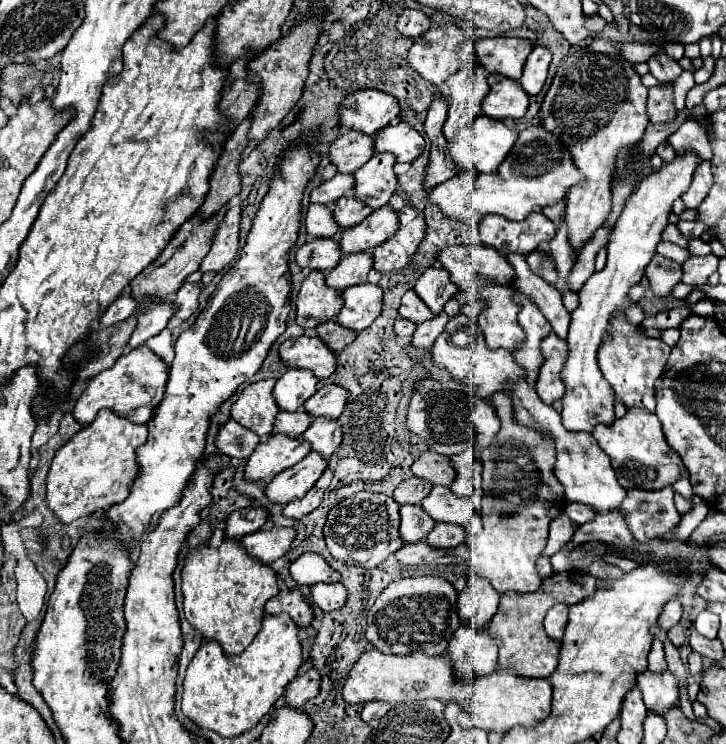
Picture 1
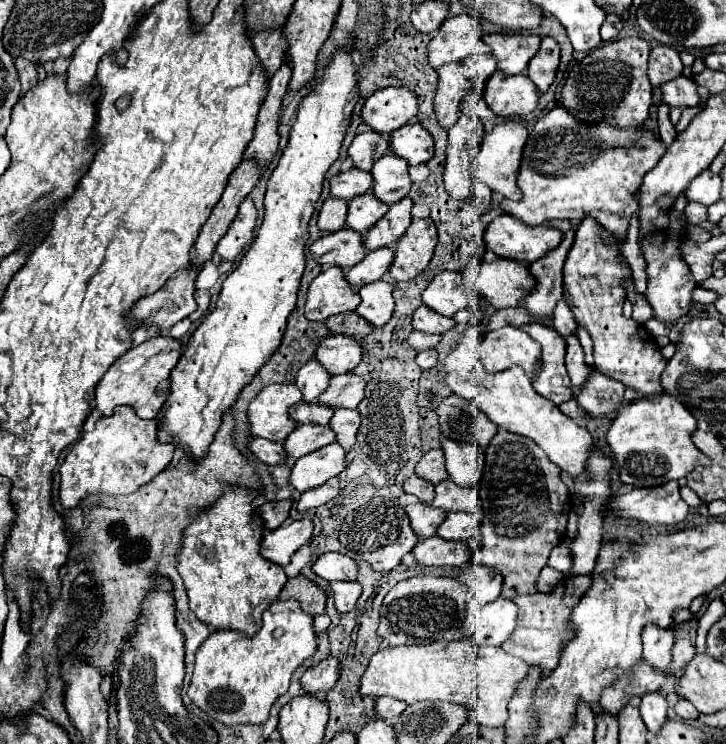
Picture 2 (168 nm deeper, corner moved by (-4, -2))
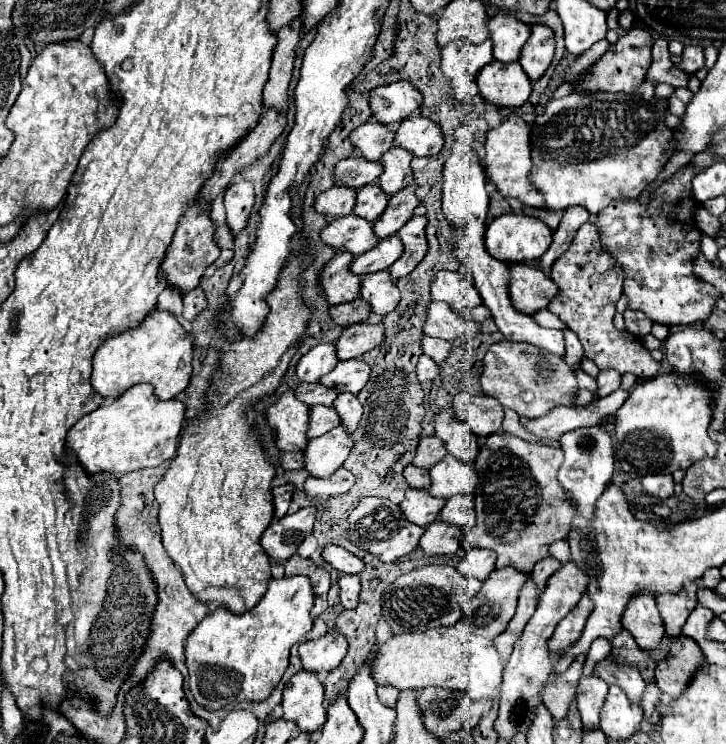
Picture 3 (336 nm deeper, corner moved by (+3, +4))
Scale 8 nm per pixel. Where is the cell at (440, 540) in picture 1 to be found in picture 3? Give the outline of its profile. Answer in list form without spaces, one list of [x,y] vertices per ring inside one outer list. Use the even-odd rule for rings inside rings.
[[[455,495],[447,499],[441,515],[441,521],[461,527],[463,531],[471,529],[475,525],[475,509],[473,509],[473,497],[471,495]]]

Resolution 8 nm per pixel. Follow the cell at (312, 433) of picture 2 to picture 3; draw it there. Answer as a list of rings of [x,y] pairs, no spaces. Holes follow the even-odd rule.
[[[311,407],[311,417],[309,417],[309,429],[307,429],[307,439],[313,437],[321,437],[327,431],[331,431],[333,427],[337,427],[341,423],[337,411],[333,407]]]

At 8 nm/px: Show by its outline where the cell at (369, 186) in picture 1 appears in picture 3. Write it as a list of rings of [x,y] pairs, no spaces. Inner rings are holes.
[[[391,147],[379,163],[383,163],[383,173],[377,179],[377,185],[387,193],[393,195],[407,187],[413,181],[413,171],[409,167],[413,155],[407,149],[401,147]]]

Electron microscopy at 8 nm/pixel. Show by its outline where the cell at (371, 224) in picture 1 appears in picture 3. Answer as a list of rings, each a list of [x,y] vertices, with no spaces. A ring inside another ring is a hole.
[[[409,185],[395,193],[383,211],[383,215],[373,223],[375,237],[383,239],[389,235],[395,235],[411,217],[413,209],[419,205],[419,199],[415,197],[415,185]]]

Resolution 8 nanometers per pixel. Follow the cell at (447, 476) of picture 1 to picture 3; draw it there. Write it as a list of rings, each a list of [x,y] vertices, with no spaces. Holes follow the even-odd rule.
[[[421,437],[419,447],[417,447],[417,455],[413,459],[413,465],[415,467],[427,467],[427,469],[431,469],[445,455],[447,455],[447,451],[445,451],[443,441],[439,437]]]

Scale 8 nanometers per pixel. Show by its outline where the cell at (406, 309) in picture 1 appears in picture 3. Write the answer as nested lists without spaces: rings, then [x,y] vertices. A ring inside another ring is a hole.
[[[433,301],[429,305],[427,317],[425,317],[425,323],[423,323],[423,333],[425,335],[453,341],[455,337],[459,337],[467,331],[477,333],[479,325],[465,319],[465,317],[461,317],[459,313],[449,309],[449,305],[445,305],[445,303],[435,303]]]

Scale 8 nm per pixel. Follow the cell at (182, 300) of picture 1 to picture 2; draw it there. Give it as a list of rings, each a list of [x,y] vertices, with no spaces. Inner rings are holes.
[[[198,289],[198,291],[194,293],[194,297],[196,297],[196,303],[198,303],[198,309],[188,315],[192,321],[204,317],[206,311],[208,311],[208,307],[210,307],[210,293],[208,293],[208,289]]]

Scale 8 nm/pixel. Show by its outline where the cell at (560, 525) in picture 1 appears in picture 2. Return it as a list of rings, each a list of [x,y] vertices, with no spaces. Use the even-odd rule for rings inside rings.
[[[544,567],[544,571],[540,573],[540,579],[538,579],[538,593],[550,593],[562,581],[564,581],[564,575],[560,571]]]

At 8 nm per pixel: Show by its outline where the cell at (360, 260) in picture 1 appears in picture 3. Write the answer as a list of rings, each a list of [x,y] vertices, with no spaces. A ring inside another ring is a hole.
[[[397,235],[387,237],[387,239],[379,239],[379,243],[373,249],[369,249],[367,253],[355,257],[351,261],[349,269],[353,269],[355,275],[365,277],[369,273],[389,269],[389,265],[395,263],[395,259],[399,259],[401,253],[403,253],[403,245],[401,245]]]

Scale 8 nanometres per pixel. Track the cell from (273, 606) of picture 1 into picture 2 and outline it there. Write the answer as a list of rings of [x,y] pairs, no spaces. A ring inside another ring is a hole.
[[[296,575],[292,579],[288,579],[288,583],[284,585],[284,589],[280,591],[280,599],[298,599],[302,609],[306,613],[320,615],[324,613],[326,607],[326,593],[322,587],[318,587],[314,581],[306,579],[304,575]]]

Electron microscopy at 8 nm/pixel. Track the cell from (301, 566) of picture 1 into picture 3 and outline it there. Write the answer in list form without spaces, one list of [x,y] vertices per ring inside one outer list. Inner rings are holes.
[[[327,545],[321,555],[339,573],[355,575],[355,573],[361,573],[361,569],[363,569],[363,561],[359,557],[355,557],[353,553],[349,553],[343,547],[337,547],[337,545]]]

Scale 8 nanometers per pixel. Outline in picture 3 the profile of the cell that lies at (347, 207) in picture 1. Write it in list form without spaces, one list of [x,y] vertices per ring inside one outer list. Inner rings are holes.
[[[371,183],[371,185],[361,187],[357,191],[357,201],[355,201],[353,215],[363,217],[363,219],[373,223],[385,211],[387,203],[389,203],[389,195],[379,185]]]

